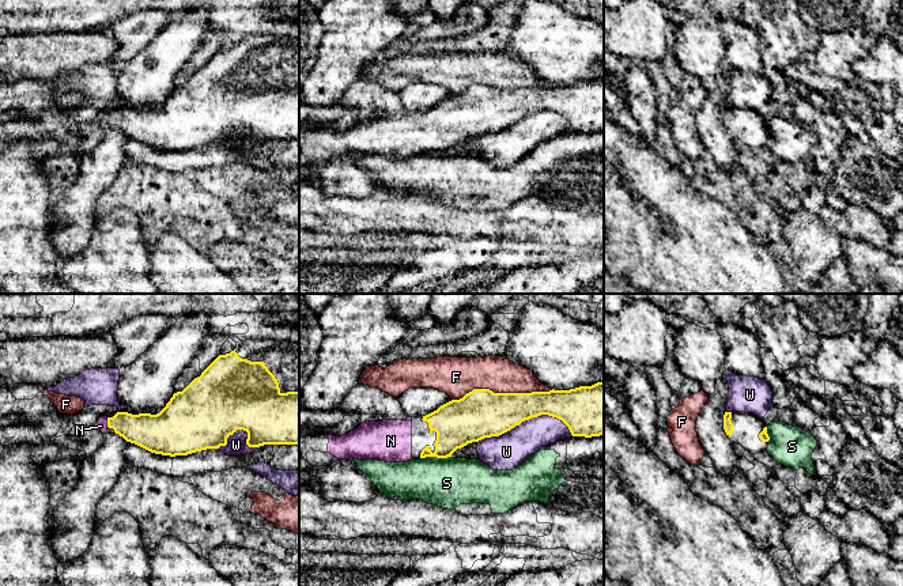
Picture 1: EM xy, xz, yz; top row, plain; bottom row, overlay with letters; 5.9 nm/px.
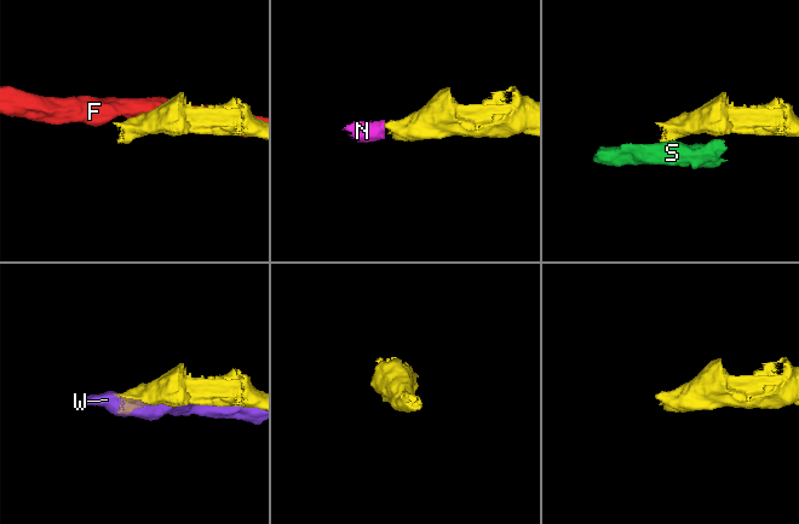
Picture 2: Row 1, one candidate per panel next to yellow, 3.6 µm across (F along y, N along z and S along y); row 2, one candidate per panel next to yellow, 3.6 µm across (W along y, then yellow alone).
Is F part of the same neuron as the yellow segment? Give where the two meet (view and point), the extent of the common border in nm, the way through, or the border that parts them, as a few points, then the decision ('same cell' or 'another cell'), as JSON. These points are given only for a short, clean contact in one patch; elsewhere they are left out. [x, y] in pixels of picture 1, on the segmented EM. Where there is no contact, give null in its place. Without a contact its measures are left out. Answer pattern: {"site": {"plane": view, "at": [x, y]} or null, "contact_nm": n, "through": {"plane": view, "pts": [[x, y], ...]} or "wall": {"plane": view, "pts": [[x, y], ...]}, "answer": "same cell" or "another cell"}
{"site": {"plane": "xz", "at": [502, 393]}, "contact_nm": 600, "answer": "another cell"}

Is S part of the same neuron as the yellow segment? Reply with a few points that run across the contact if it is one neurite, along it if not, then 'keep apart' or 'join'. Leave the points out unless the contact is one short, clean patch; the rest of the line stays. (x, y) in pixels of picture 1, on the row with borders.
line xz (450, 456), (420, 458); keep apart

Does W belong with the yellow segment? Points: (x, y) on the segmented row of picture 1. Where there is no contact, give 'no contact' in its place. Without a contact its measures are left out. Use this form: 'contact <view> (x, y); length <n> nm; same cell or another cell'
contact xz (526, 419); length 550 nm; another cell

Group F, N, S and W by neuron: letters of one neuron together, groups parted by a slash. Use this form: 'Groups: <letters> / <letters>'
Groups: F / N / S / W

